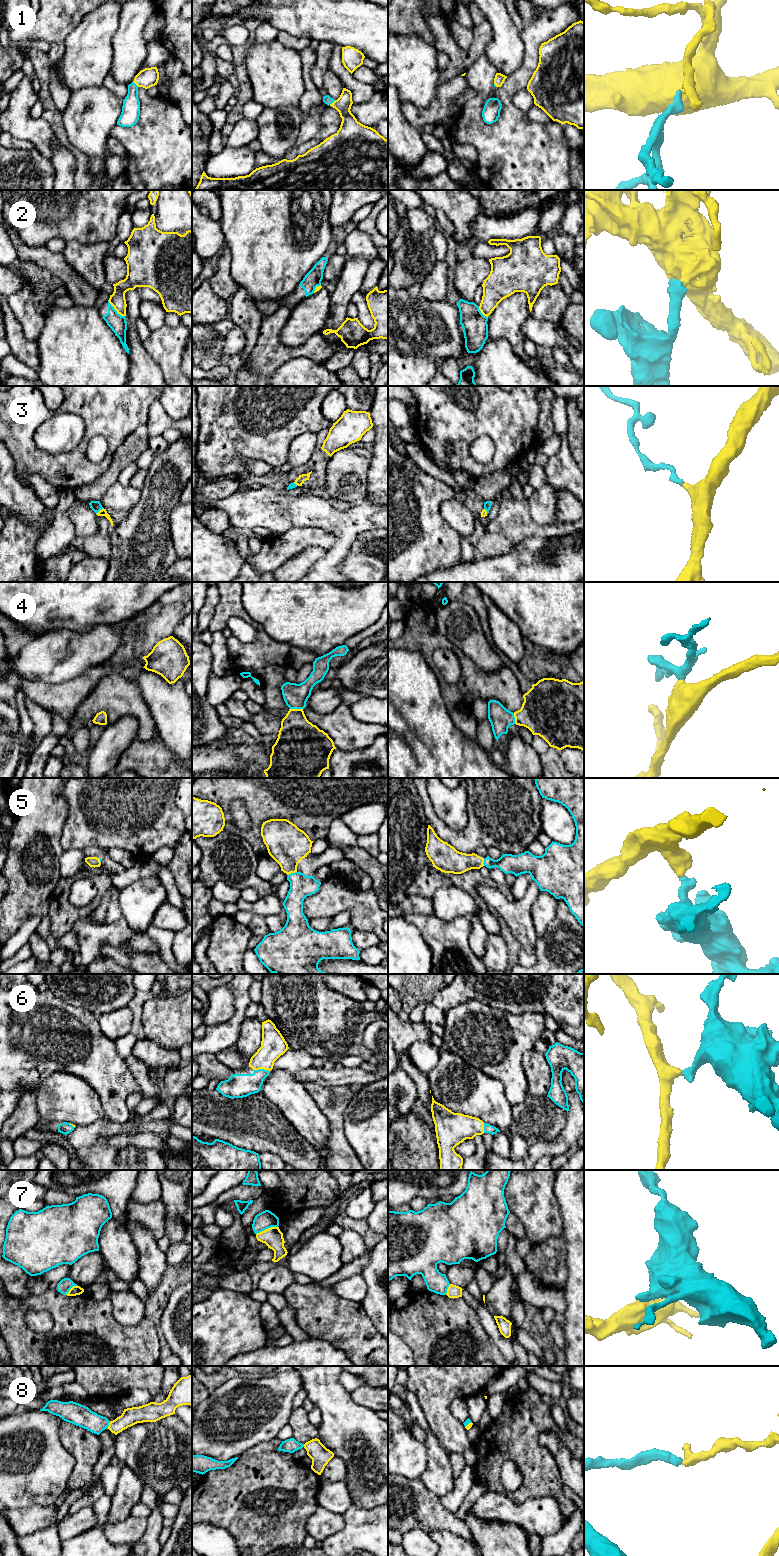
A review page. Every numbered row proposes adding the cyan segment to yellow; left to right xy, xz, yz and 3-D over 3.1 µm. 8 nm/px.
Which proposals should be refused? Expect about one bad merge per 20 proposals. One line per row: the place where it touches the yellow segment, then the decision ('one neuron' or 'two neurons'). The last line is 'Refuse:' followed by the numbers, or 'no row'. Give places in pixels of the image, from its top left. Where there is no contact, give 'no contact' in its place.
1: meets yellow in xz at (333, 102); one neuron
2: meets yellow in xy at (115, 309); two neurons
3: meets yellow in xy at (99, 511); one neuron
4: meets yellow in xz at (296, 709); one neuron
5: meets yellow in xz at (292, 872); one neuron
6: meets yellow in xz at (262, 1068); one neuron
7: meets yellow in xz at (266, 1229); two neurons
8: meets yellow in xy at (109, 1425); one neuron
Refuse: 2, 7

